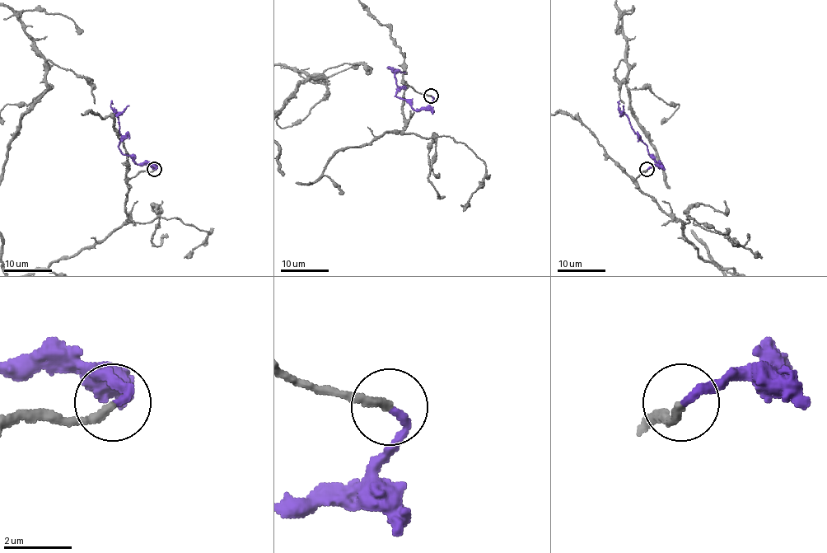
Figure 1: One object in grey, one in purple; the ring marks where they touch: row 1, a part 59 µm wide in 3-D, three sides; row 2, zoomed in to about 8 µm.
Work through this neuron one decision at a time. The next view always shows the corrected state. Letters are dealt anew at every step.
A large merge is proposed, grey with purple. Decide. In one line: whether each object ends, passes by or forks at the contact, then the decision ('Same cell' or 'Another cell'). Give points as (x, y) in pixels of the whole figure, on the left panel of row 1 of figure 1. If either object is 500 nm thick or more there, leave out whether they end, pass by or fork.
At the ring grey ends. At the ring purple ends. Same cell

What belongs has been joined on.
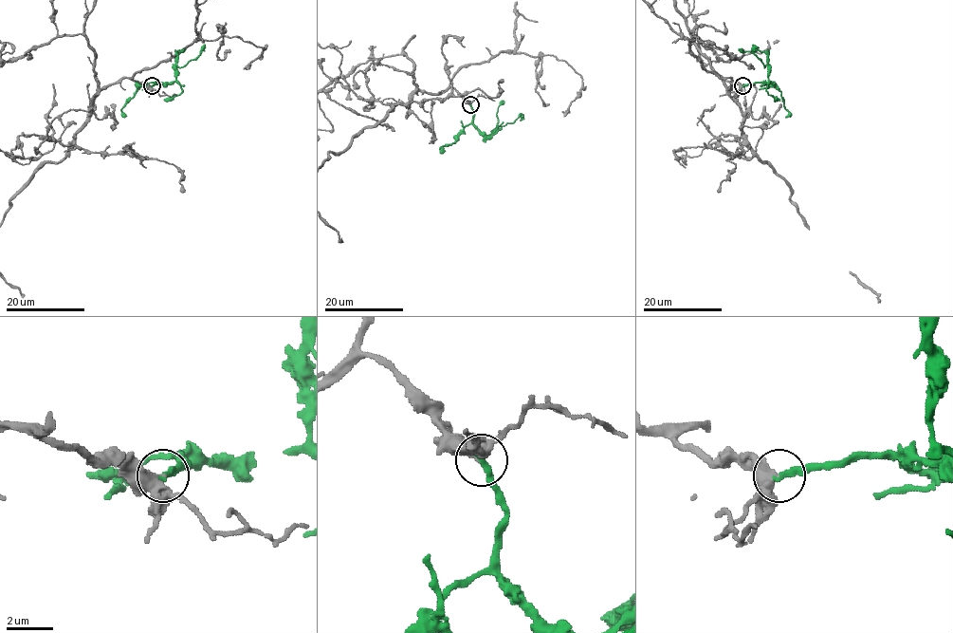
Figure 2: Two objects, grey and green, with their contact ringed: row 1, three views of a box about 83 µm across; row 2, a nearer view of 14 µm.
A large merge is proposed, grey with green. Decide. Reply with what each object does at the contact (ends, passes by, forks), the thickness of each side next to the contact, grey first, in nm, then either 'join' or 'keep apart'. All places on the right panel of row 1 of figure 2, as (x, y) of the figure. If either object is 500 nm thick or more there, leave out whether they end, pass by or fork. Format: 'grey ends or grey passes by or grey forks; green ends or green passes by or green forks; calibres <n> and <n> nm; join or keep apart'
grey passes by; green ends; calibres 300 and 260 nm; join

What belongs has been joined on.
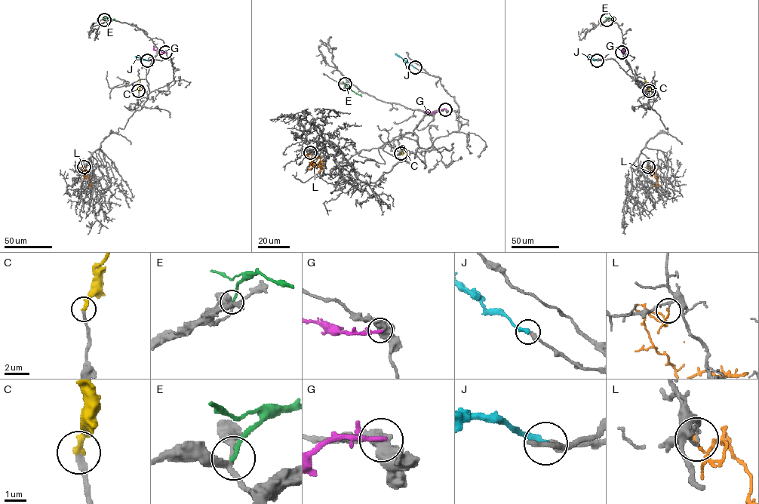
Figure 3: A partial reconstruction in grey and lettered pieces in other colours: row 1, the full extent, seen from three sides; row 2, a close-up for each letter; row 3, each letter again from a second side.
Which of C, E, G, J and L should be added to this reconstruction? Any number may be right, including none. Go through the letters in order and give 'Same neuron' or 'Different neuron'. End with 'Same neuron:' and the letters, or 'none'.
C: Same neuron
E: Different neuron
G: Different neuron
J: Same neuron
L: Different neuron
Same neuron: C, J

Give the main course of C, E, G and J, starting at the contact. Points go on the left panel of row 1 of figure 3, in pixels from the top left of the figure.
C: (138, 90), (139, 79)
E: (104, 19), (107, 17), (115, 19)
G: (165, 52), (155, 50), (153, 46)
J: (147, 60), (134, 56)

